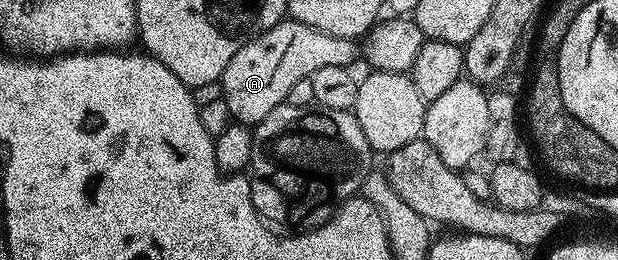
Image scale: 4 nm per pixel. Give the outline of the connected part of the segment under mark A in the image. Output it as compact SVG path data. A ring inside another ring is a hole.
M283 20L268 28L268 32L255 36L240 48L240 52L236 52L236 56L232 56L232 60L228 60L228 68L224 68L220 79L221 98L228 104L235 123L257 124L268 116L268 112L285 103L296 80L310 78L319 68L353 67L354 57L357 59L359 54L353 38L328 36L328 32L320 32L308 24Z

